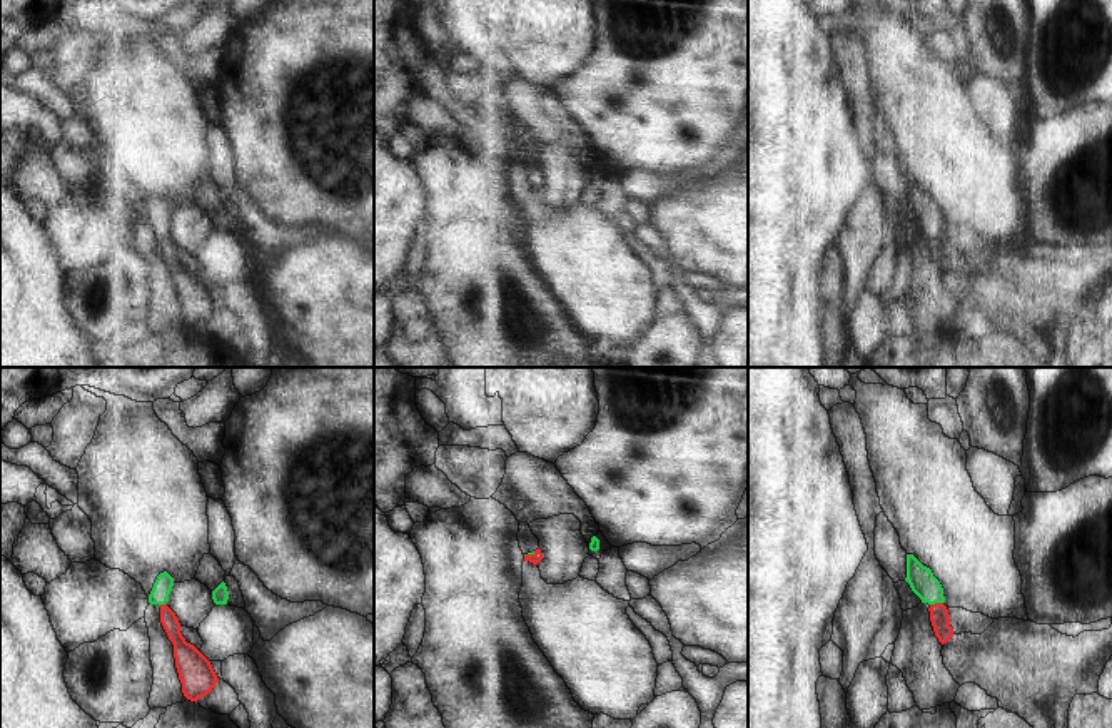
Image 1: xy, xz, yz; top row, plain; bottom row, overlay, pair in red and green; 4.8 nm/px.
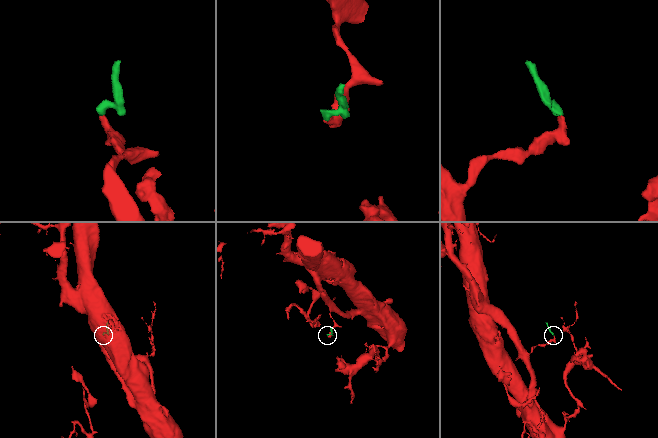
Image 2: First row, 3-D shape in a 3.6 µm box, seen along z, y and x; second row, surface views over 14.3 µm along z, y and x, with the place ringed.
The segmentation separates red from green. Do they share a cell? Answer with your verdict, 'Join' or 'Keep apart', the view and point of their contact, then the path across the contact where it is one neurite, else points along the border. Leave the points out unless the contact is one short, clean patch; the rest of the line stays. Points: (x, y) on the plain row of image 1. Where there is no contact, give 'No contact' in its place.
Join. Touches red at yz (935, 229). Path across: yz (939, 241), (935, 229), (934, 221), (920, 204).

